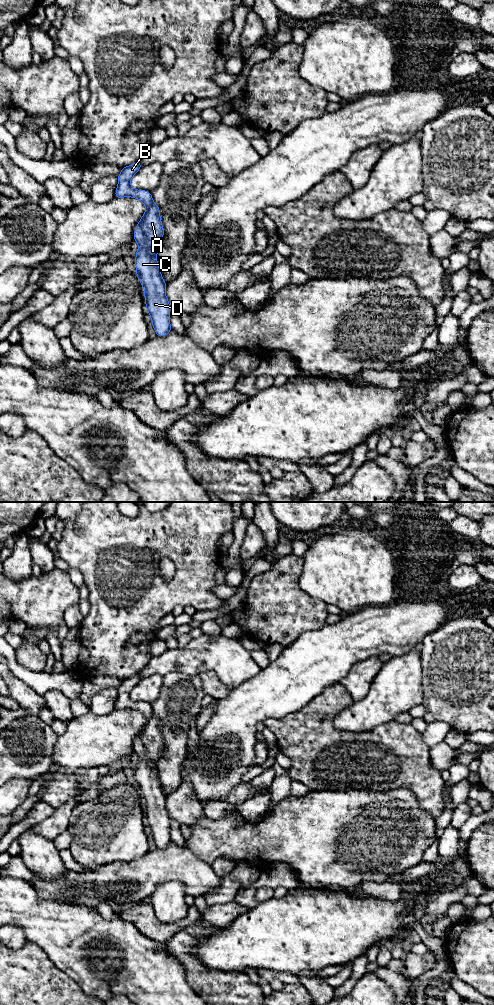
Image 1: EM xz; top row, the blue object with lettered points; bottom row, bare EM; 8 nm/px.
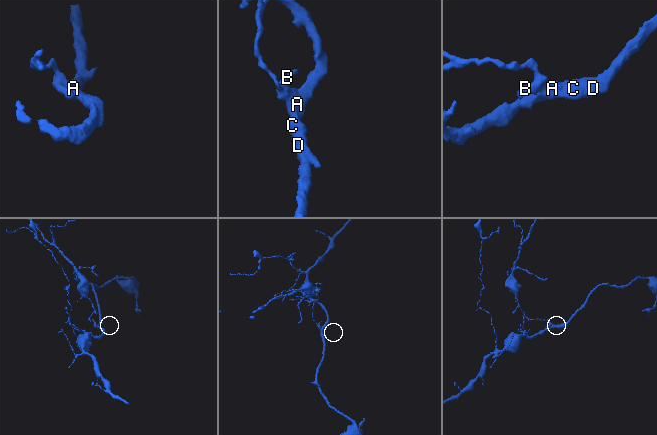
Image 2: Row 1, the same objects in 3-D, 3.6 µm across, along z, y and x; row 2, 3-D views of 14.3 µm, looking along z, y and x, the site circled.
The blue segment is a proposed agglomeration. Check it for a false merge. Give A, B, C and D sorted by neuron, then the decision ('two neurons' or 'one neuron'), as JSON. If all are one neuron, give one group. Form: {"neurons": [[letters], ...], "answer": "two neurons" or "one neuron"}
{"neurons": [["A", "C", "D"], ["B"]], "answer": "two neurons"}

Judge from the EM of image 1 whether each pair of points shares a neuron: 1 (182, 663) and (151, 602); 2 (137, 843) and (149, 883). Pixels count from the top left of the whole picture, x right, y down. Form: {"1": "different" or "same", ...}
{"1": "different", "2": "different"}

